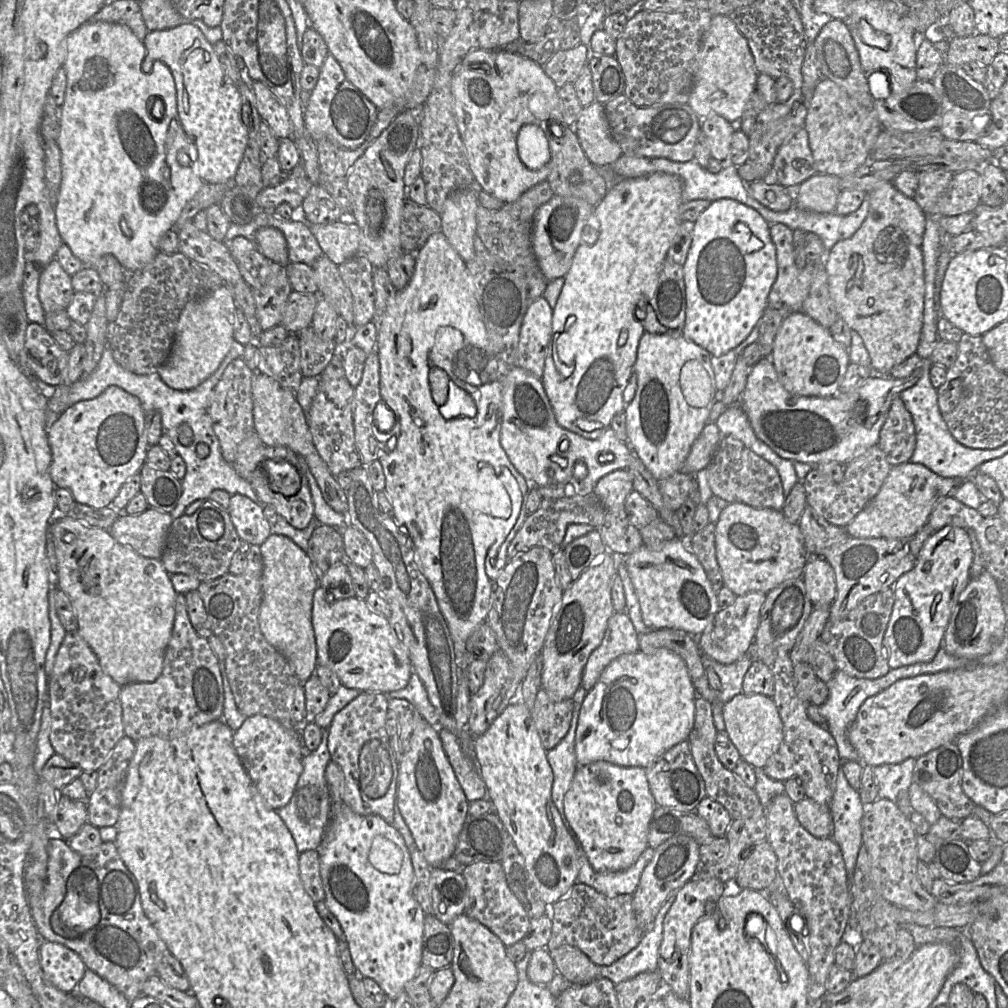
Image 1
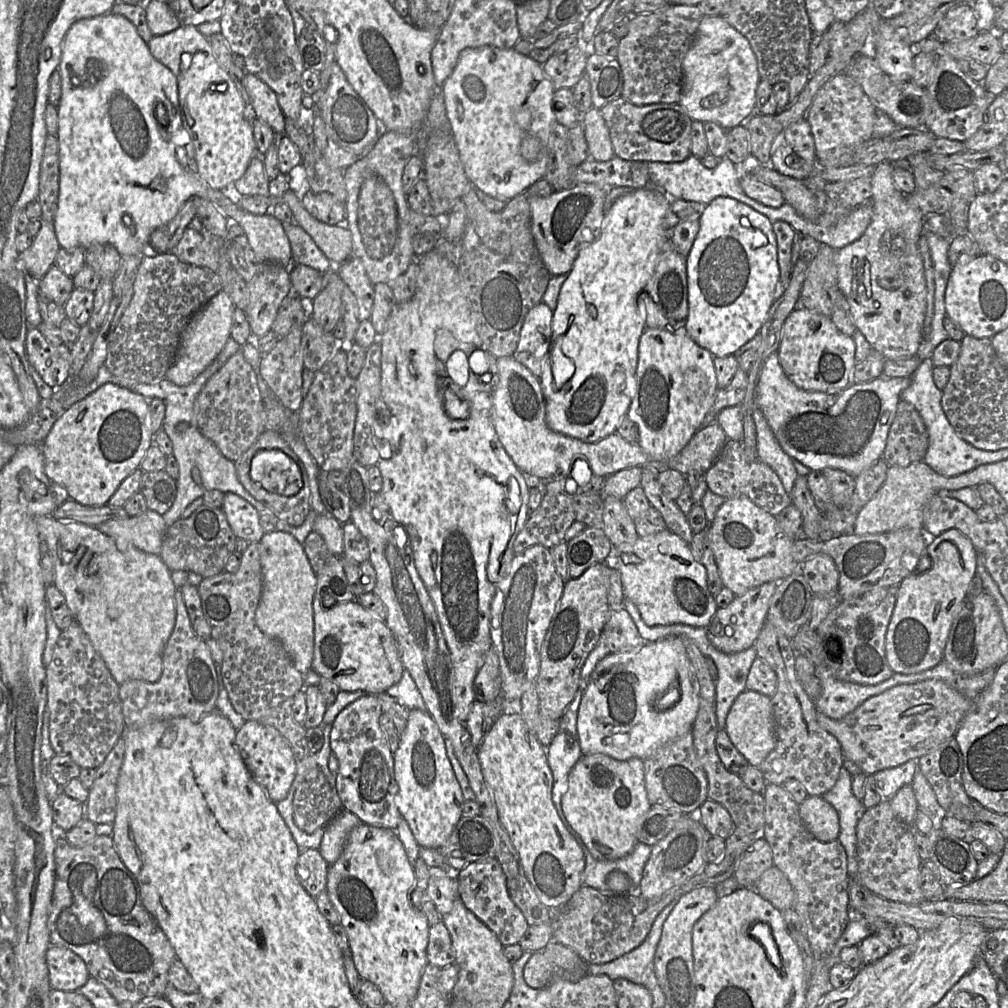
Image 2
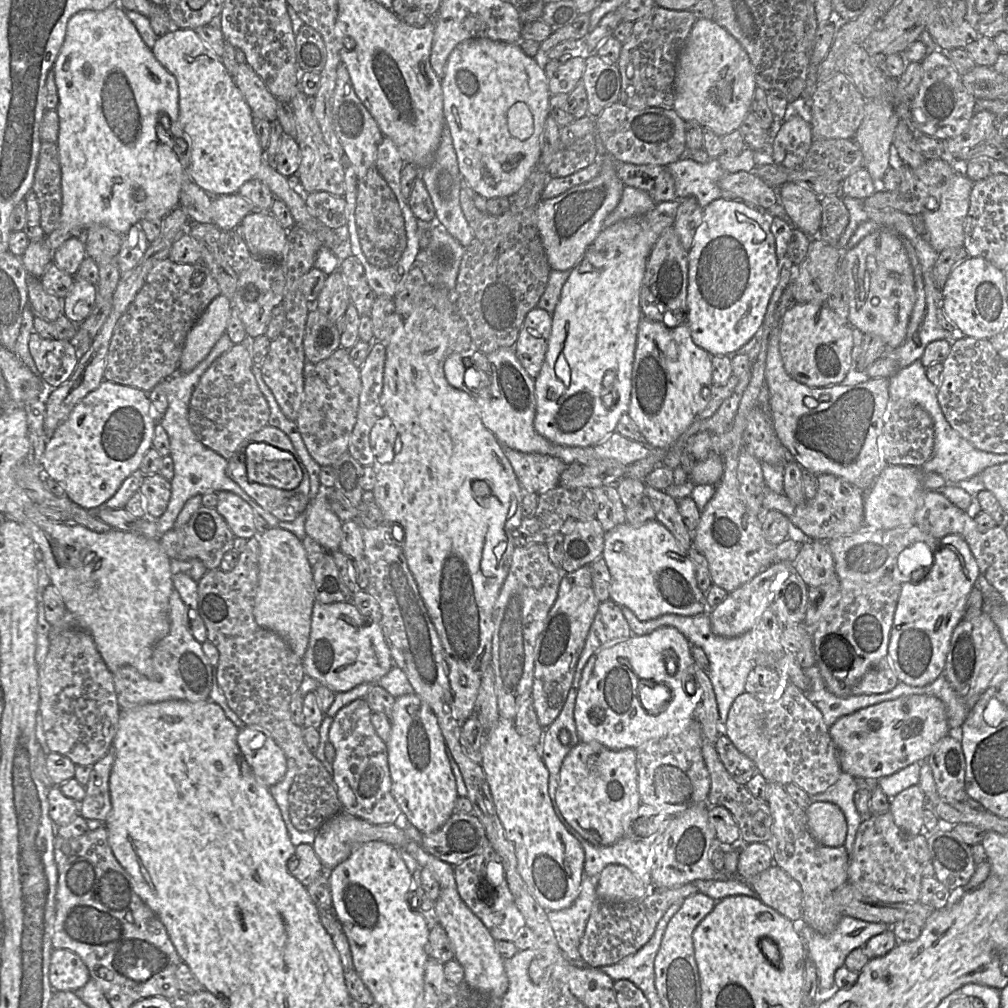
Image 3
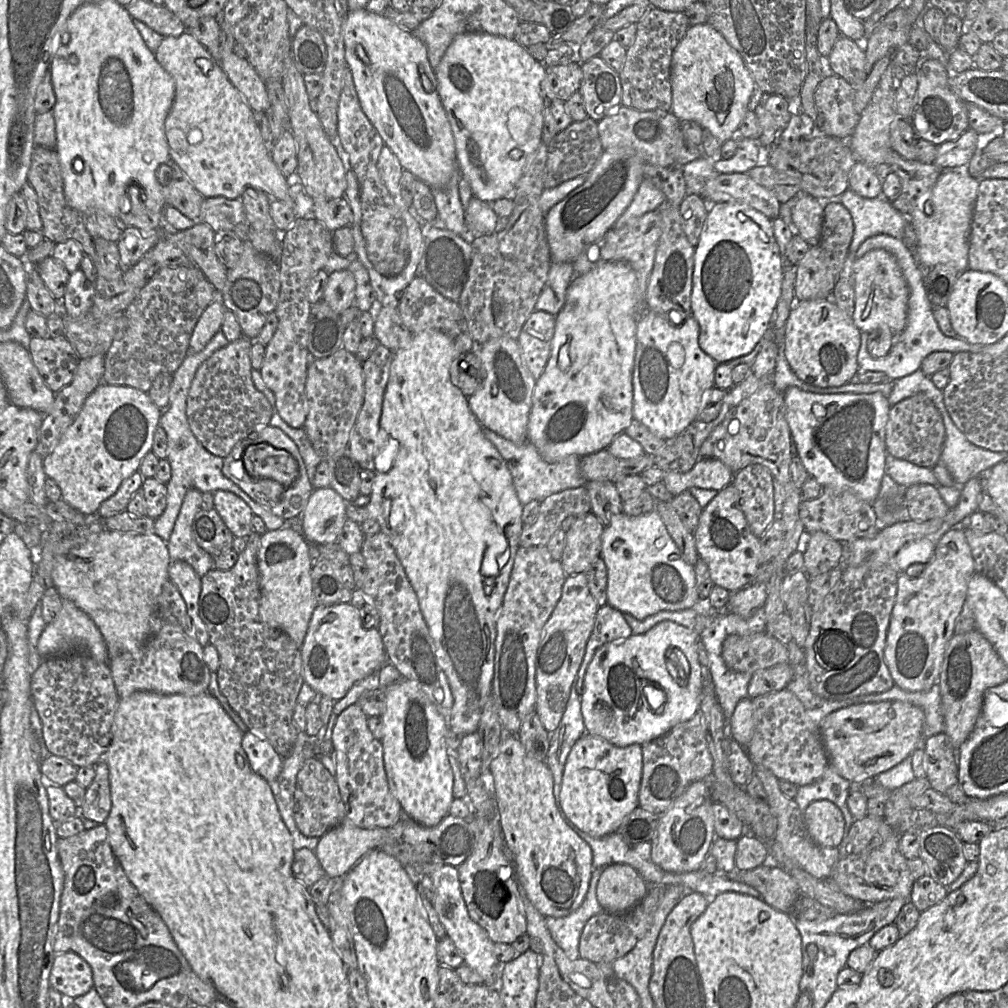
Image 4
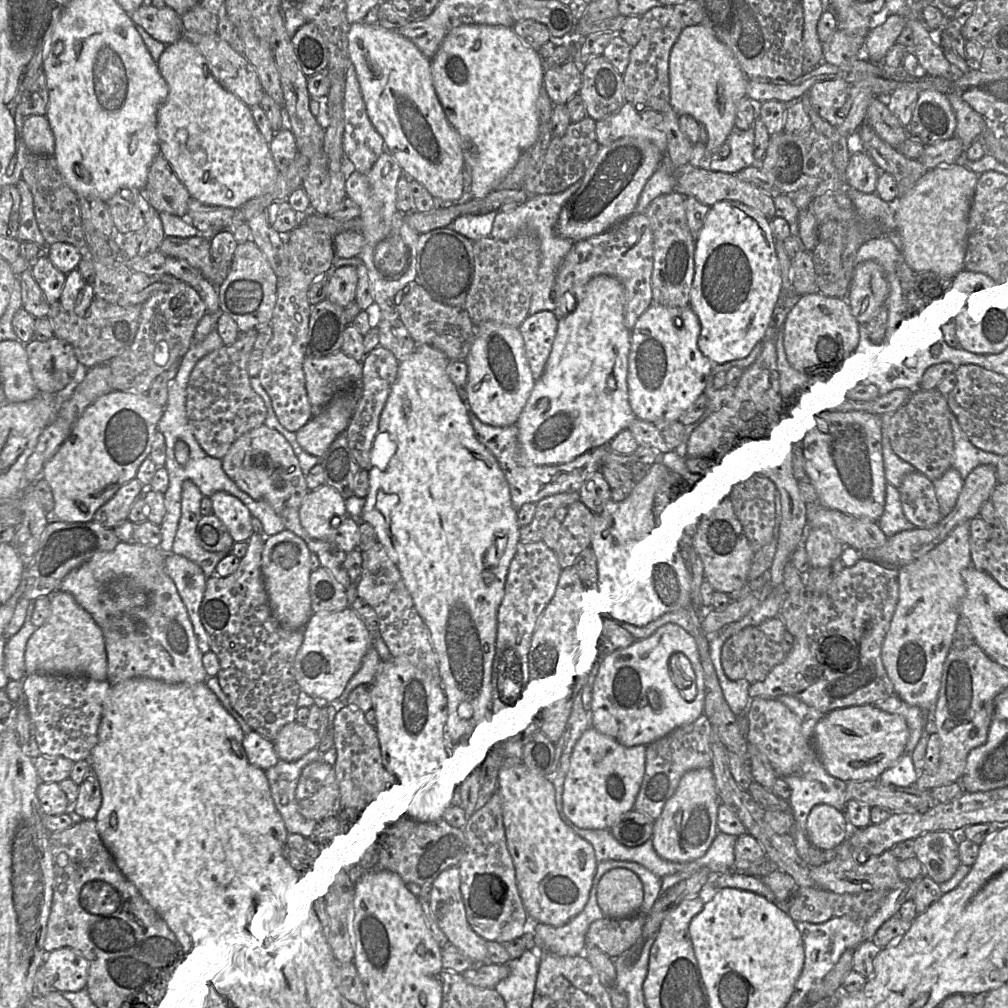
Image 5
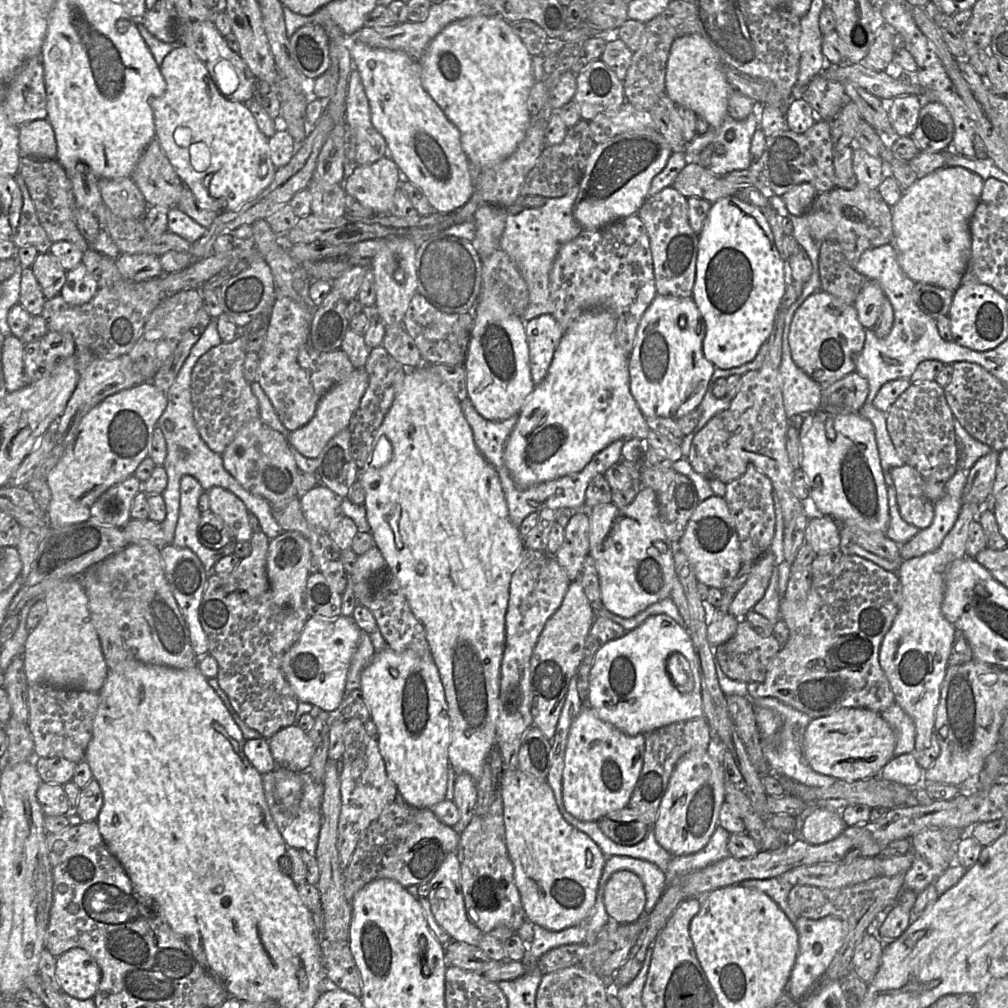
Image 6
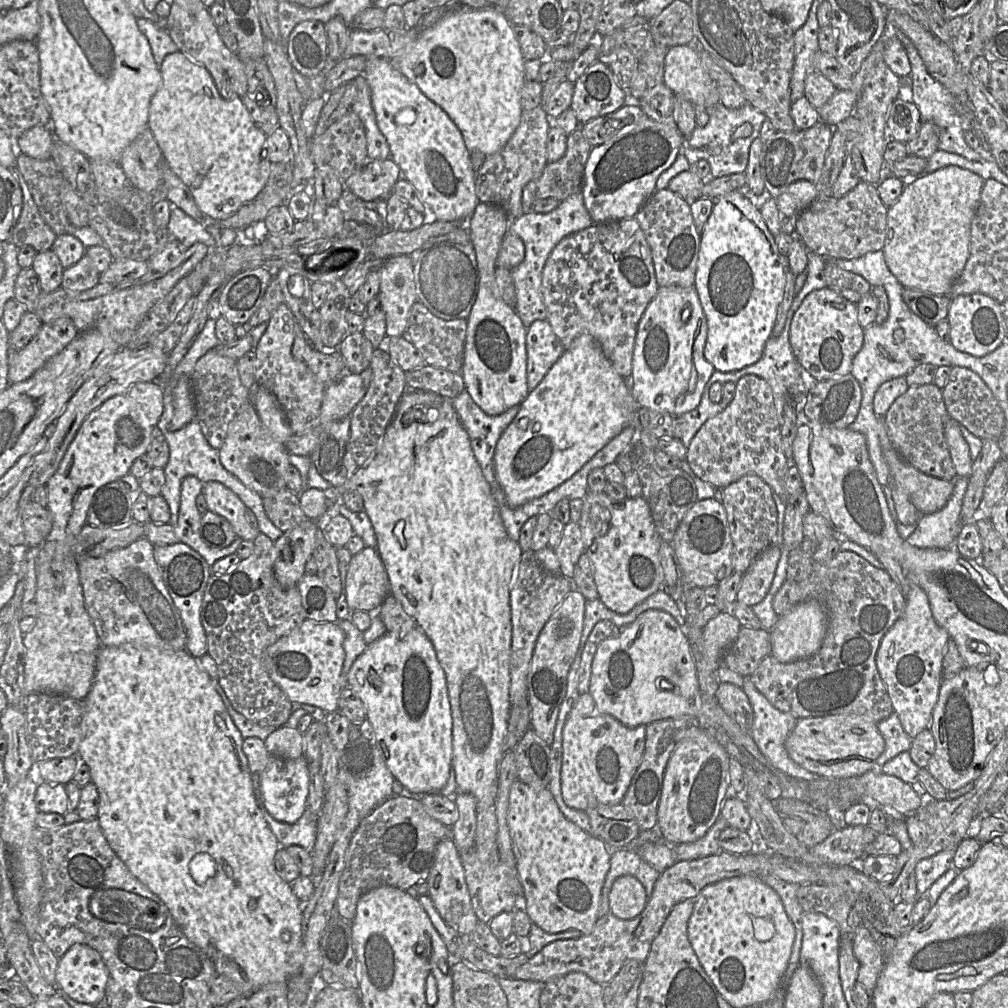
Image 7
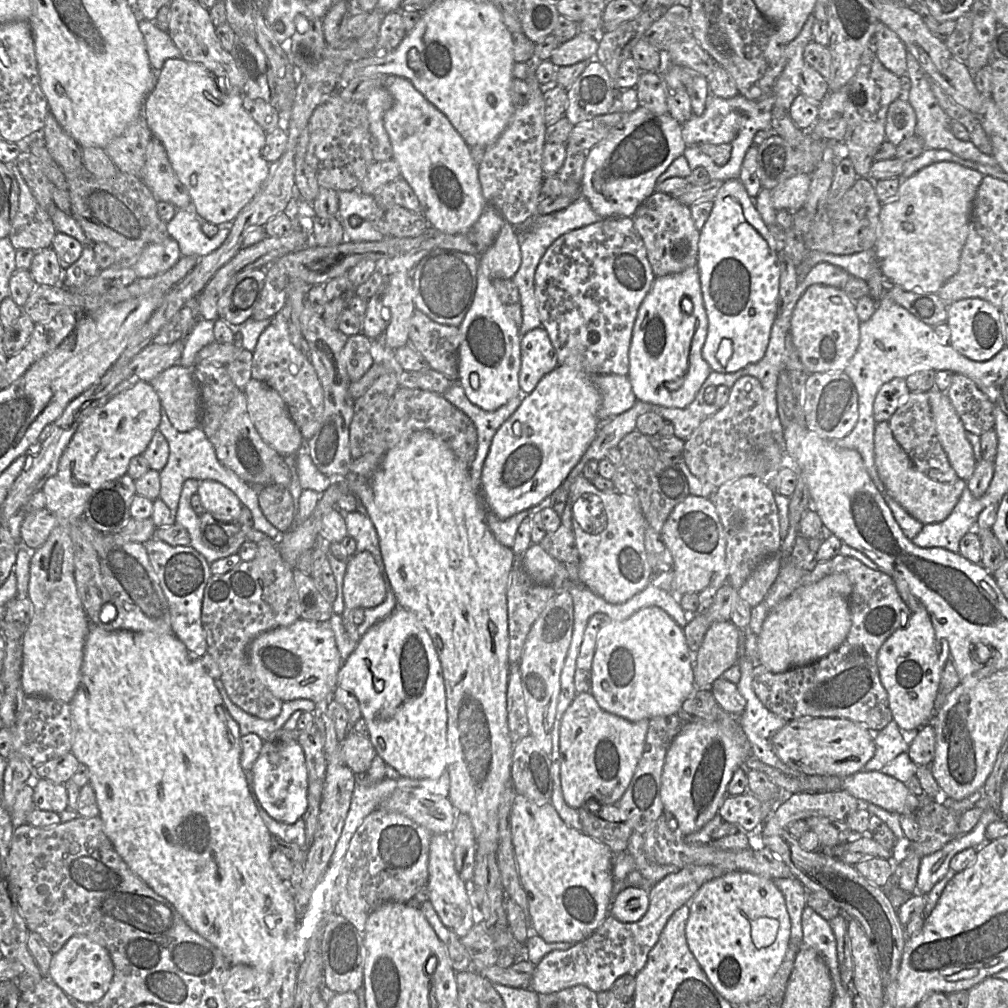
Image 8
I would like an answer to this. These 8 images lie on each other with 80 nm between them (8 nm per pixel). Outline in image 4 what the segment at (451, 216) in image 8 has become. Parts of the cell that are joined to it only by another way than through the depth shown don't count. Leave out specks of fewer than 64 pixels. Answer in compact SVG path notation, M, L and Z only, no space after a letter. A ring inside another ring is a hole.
M366 8L358 10L349 10L344 25L344 42L345 59L348 67L352 71L353 80L355 83L355 88L358 94L361 107L366 116L373 124L373 126L377 129L377 131L383 138L385 145L387 145L397 156L403 168L405 170L410 171L417 179L426 183L431 189L445 188L448 185L454 171L458 169L455 150L455 140L450 123L447 118L446 111L440 99L437 77L435 75L434 69L430 65L426 45L412 32L406 31L401 27L397 26L395 23L386 18L383 14L372 13L368 11Z

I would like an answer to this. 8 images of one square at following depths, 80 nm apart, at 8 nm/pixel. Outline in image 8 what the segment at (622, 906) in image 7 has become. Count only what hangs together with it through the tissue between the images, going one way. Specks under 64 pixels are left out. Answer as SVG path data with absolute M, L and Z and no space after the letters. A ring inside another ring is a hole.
M627 886L612 899L609 912L623 920L640 918L648 907L648 889L641 886Z

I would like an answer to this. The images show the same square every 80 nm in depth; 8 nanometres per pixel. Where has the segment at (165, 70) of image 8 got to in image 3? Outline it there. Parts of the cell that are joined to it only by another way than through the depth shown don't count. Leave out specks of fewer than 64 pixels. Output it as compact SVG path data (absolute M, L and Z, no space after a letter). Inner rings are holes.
M172 29L165 35L158 37L151 51L157 61L177 81L179 97L178 122L182 130L192 141L190 165L186 170L188 178L212 197L237 194L245 182L252 179L261 180L269 187L275 199L280 199L287 205L295 220L295 224L315 235L323 246L329 248L334 253L333 250L343 240L337 235L335 229L326 226L312 215L302 195L291 187L288 178L281 175L267 162L266 151L261 147L254 131L251 109L236 86L233 77L223 65L221 58L216 56L205 45L193 29Z

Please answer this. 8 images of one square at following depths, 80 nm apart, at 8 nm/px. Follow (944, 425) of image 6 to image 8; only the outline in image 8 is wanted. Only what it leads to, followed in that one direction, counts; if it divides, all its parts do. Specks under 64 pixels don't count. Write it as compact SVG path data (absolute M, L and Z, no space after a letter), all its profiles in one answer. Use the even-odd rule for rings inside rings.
M909 392L887 415L886 421L893 437L920 472L940 482L958 479L937 437L927 392Z

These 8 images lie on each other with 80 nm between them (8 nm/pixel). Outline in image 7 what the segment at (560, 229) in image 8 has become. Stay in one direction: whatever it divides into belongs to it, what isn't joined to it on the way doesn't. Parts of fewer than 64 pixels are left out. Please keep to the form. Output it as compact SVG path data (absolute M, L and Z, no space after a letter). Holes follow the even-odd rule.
M581 191L560 201L559 205L551 212L527 212L510 220L509 229L523 241L525 247L523 261L514 267L511 273L516 290L514 309L527 329L535 320L547 319L542 296L542 272L551 251L564 237L584 230L593 224L594 222L584 205Z

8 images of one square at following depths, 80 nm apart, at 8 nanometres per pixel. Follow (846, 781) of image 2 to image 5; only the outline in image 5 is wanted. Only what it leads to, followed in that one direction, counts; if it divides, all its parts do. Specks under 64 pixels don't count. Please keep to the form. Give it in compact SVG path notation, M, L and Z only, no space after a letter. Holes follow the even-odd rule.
M816 759L810 763L810 768L806 772L782 777L790 788L789 796L790 812L794 819L794 826L797 829L806 831L806 821L811 809L817 804L828 804L839 811L845 811L846 800L845 791L847 782L831 776L822 764Z

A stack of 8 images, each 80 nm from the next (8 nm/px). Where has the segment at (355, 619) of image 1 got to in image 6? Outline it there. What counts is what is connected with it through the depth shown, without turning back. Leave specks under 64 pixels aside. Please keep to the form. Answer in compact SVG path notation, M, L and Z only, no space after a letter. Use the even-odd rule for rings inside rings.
M309 616L298 641L285 653L282 669L299 702L335 712L344 699L352 657L358 646L360 627L352 616Z

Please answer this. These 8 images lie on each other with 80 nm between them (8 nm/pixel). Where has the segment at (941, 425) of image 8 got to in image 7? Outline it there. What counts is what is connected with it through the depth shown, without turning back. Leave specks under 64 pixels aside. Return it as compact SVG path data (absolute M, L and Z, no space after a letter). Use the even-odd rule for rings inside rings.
M951 417L945 423L944 435L957 476L969 477L973 462L969 446L961 434L959 423Z

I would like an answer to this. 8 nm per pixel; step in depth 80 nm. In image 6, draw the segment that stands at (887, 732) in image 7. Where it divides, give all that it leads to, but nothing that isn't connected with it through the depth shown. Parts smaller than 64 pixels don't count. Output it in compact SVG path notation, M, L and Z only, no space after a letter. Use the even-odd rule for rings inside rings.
M896 702L881 714L896 733L894 757L913 753L916 741L916 727L913 719Z

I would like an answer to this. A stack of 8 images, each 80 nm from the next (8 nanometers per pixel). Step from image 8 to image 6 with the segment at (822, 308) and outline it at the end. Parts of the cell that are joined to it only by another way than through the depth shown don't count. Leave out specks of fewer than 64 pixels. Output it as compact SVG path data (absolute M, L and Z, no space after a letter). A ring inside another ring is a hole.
M818 291L796 310L788 336L794 363L818 384L830 384L855 371L855 360L864 347L866 328L858 320L853 304Z

